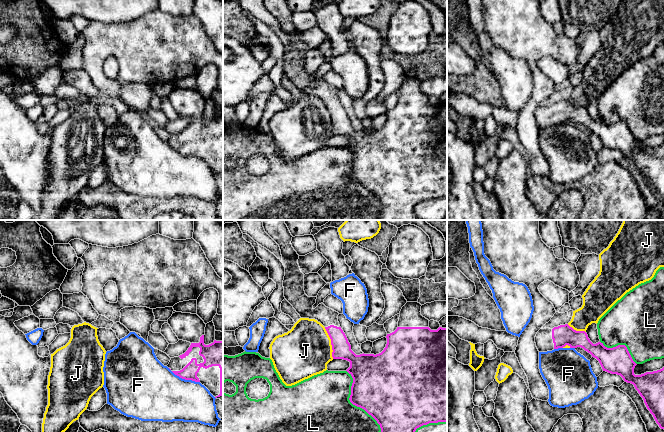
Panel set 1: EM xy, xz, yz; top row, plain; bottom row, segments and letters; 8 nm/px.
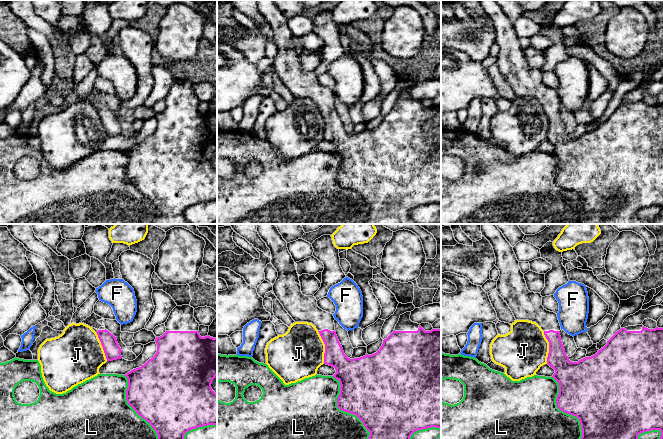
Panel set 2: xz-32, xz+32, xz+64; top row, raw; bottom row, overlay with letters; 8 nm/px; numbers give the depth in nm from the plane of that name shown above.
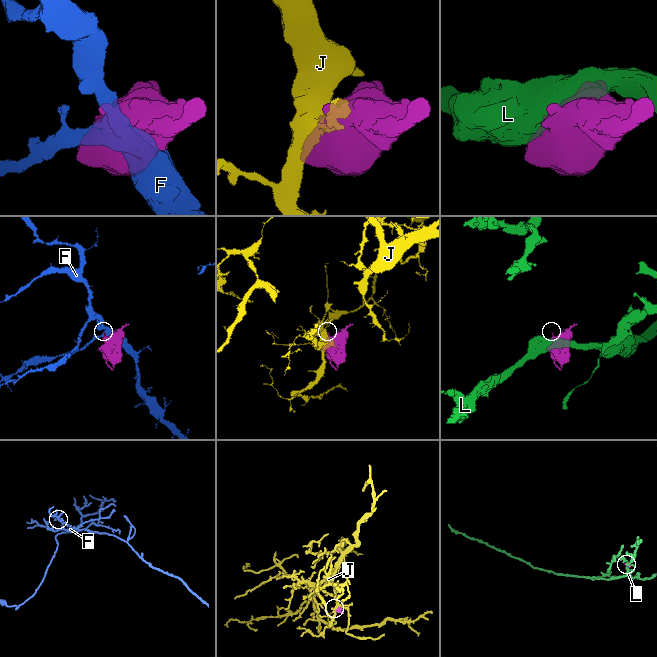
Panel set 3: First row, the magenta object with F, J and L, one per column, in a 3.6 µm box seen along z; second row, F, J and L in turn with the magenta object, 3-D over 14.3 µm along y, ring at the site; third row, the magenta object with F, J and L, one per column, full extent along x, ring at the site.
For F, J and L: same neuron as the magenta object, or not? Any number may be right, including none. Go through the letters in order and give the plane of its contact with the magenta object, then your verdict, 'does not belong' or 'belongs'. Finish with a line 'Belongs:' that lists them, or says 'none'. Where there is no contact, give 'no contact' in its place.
F: xy | does not belong
J: xz | does not belong
L: xz | does not belong
Belongs: none

